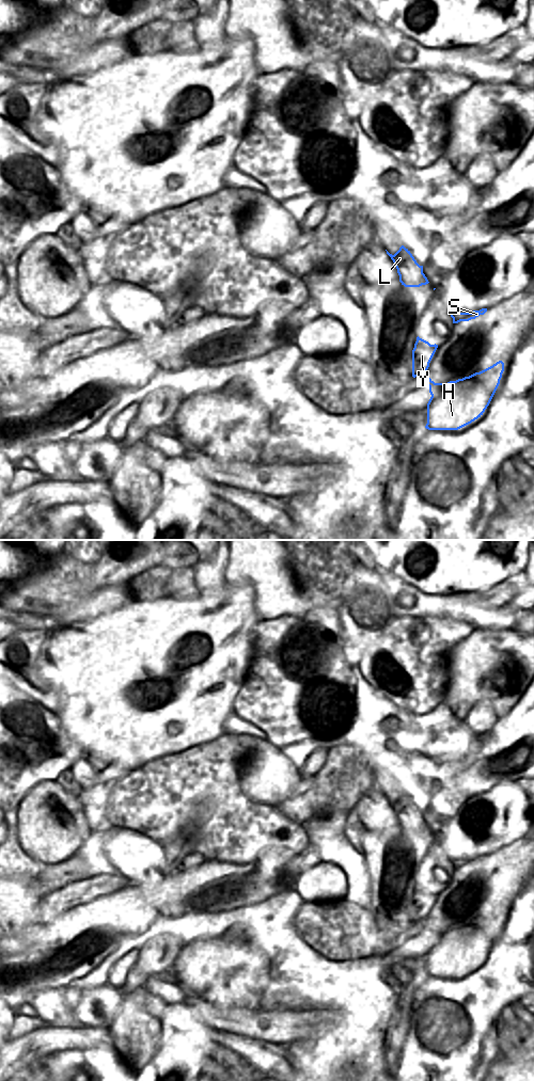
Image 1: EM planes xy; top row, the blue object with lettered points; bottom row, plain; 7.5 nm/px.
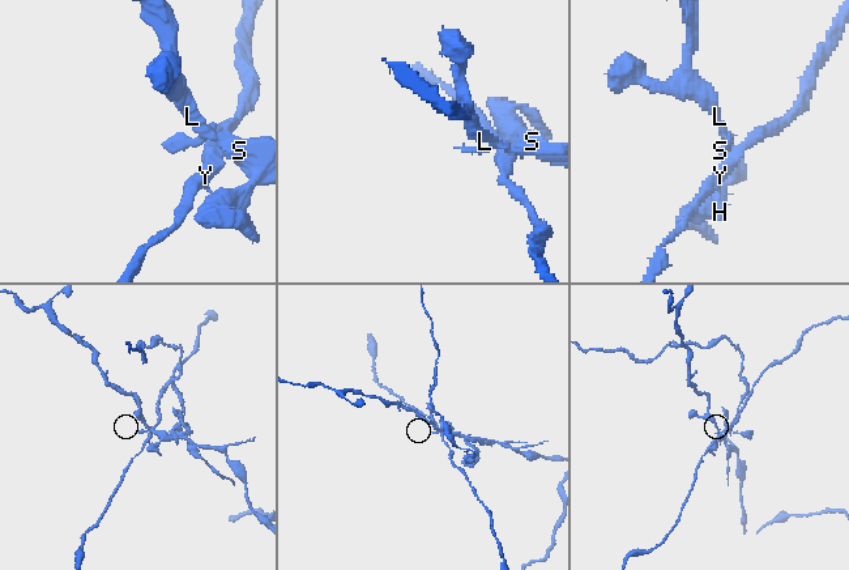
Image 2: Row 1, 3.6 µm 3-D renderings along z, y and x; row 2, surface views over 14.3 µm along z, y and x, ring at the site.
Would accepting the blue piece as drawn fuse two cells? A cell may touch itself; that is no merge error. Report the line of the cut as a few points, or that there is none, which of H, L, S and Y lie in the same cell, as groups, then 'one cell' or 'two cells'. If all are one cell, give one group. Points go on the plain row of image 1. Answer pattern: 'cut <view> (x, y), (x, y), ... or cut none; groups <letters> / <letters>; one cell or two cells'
cut xy (427, 921), (423, 925); groups H L S / Y; two cells

